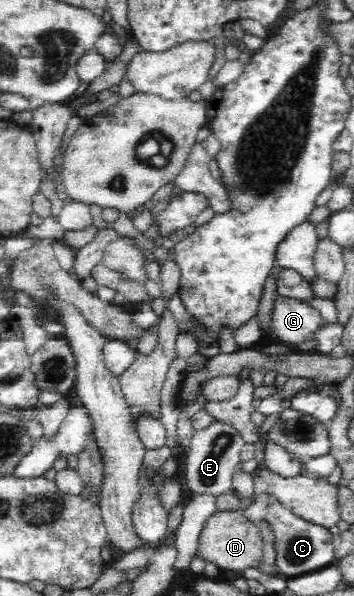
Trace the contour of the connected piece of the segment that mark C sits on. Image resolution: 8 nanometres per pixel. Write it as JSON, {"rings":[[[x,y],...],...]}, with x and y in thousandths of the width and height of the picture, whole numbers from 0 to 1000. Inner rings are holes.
{"rings":[[[760,827],[729,829],[718,839],[678,856],[681,866],[734,884],[734,879],[754,879],[771,896],[771,914],[780,923],[780,946],[788,965],[808,971],[836,970],[859,963],[884,961],[949,945],[941,903],[921,884],[898,883],[831,857],[814,856],[791,841]]]}

